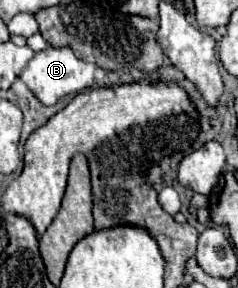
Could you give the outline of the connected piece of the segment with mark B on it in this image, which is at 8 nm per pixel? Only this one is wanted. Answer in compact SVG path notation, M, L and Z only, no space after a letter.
M48 47L44 51L38 51L32 57L32 61L22 71L20 79L32 89L32 93L44 105L54 105L56 101L60 101L62 97L66 97L70 93L80 93L84 89L90 89L94 85L94 71L96 71L96 65L86 63L82 59L76 59L76 55L72 53L72 49Z

